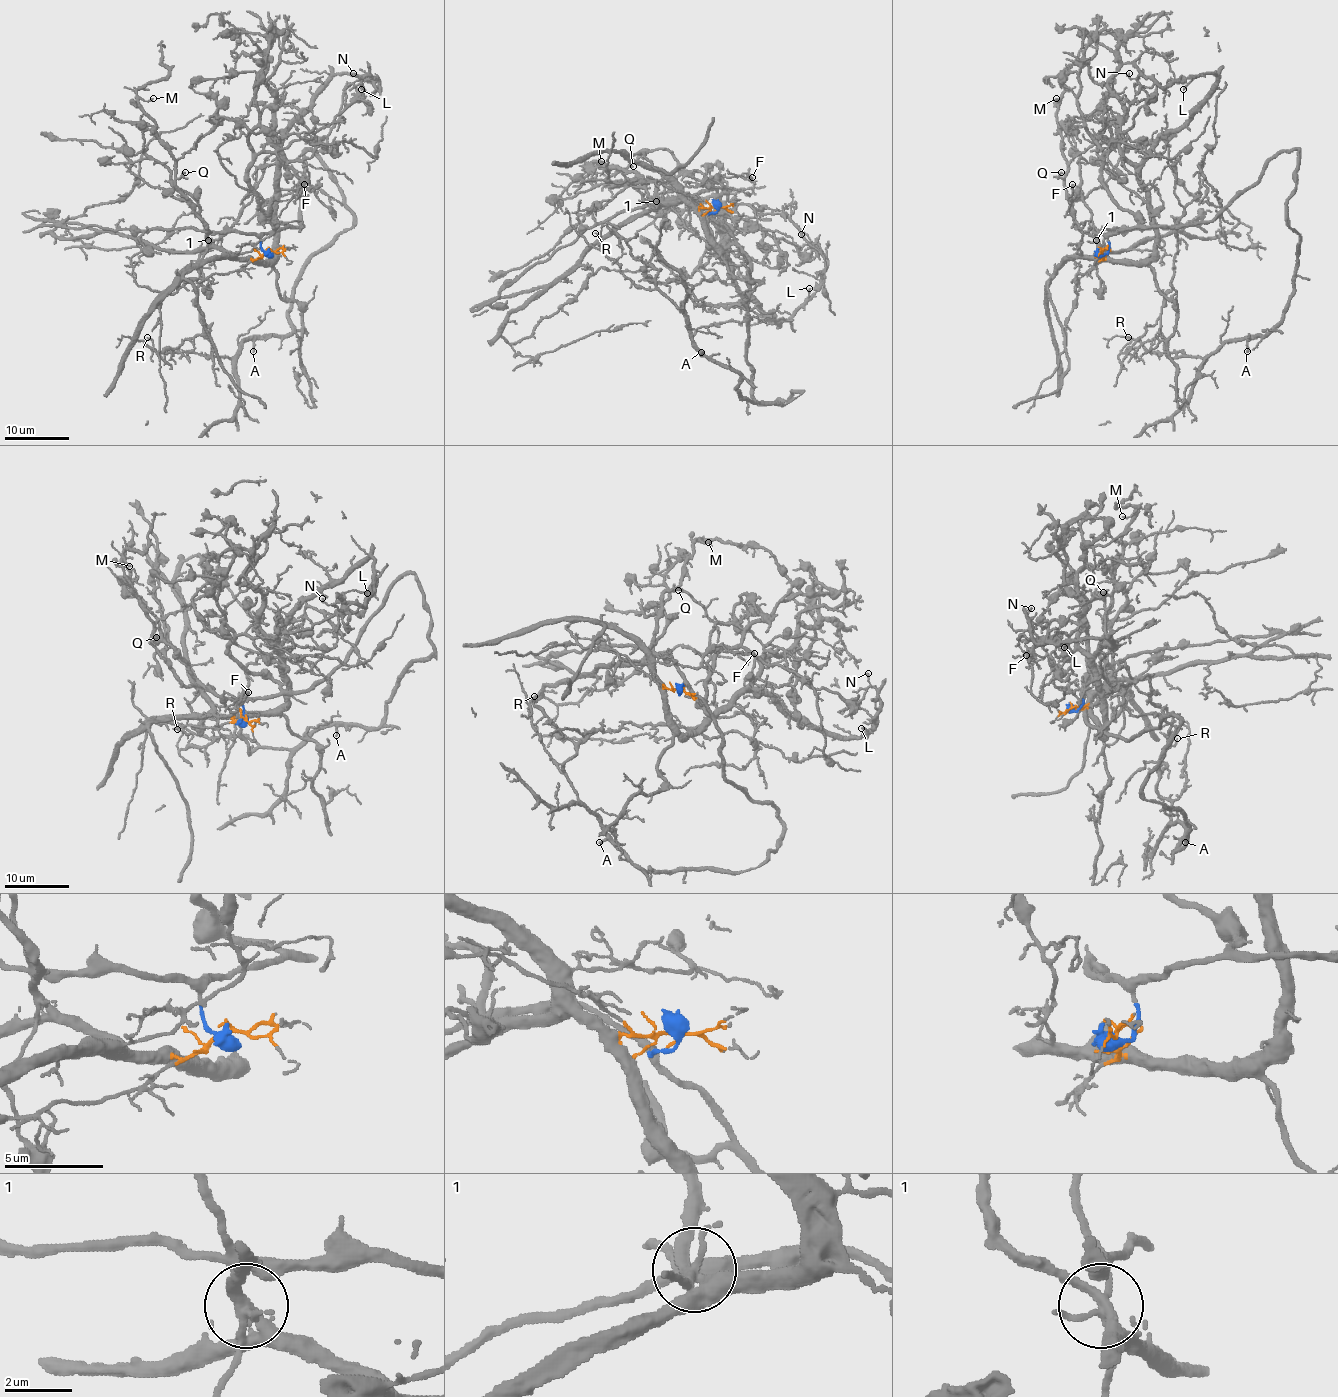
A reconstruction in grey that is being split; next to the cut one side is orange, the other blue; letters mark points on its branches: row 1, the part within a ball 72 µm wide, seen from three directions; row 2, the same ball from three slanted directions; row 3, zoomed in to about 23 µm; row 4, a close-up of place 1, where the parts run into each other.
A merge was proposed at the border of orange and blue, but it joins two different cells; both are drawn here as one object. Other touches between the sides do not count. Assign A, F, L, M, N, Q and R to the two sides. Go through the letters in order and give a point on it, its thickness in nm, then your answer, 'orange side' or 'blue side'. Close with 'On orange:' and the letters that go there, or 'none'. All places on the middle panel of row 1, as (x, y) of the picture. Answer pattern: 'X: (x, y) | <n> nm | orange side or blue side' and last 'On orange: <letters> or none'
A: (701, 352) | 160 nm | blue side
F: (752, 177) | 110 nm | orange side
L: (809, 288) | 110 nm | orange side
M: (601, 161) | 110 nm | orange side
N: (801, 234) | 170 nm | orange side
Q: (633, 166) | 90 nm | orange side
R: (595, 233) | 110 nm | blue side
On orange: F, L, M, N, Q

